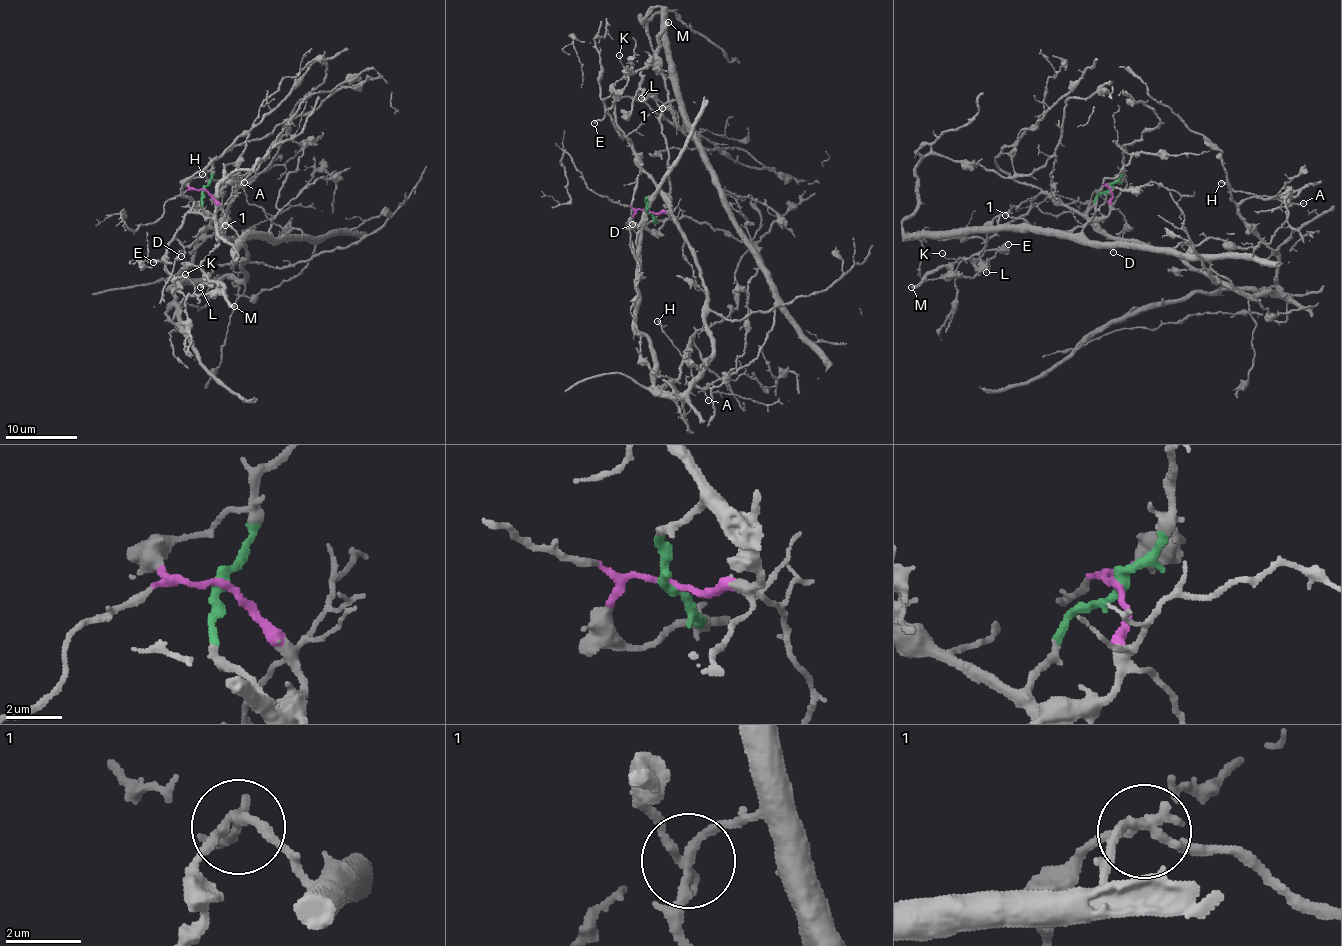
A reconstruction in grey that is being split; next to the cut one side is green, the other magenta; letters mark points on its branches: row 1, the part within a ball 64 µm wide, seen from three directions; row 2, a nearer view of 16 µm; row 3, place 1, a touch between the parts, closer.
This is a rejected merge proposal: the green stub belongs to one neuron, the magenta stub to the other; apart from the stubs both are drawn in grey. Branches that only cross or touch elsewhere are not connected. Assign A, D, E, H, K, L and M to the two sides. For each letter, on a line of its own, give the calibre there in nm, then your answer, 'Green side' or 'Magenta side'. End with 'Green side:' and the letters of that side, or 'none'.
A: Thickness 160 nm. Magenta side
D: Thickness 180 nm. Magenta side
E: Thickness 240 nm. Green side
H: Thickness 170 nm. Magenta side
K: Thickness 120 nm. Green side
L: Thickness 240 nm. Green side
M: Thickness 380 nm. Green side
Green side: E, K, L, M

